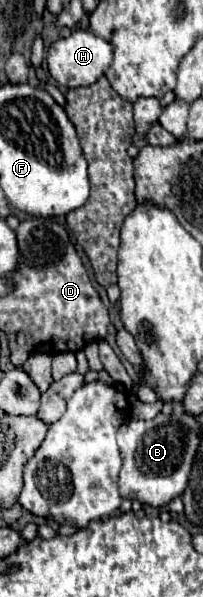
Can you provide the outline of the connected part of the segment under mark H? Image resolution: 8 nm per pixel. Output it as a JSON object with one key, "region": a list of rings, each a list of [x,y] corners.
{"region":[[[75,30],[69,38],[59,38],[51,44],[47,52],[47,68],[51,78],[55,78],[65,88],[79,88],[79,86],[91,86],[99,76],[105,74],[113,60],[113,46],[91,34],[89,30]]]}

